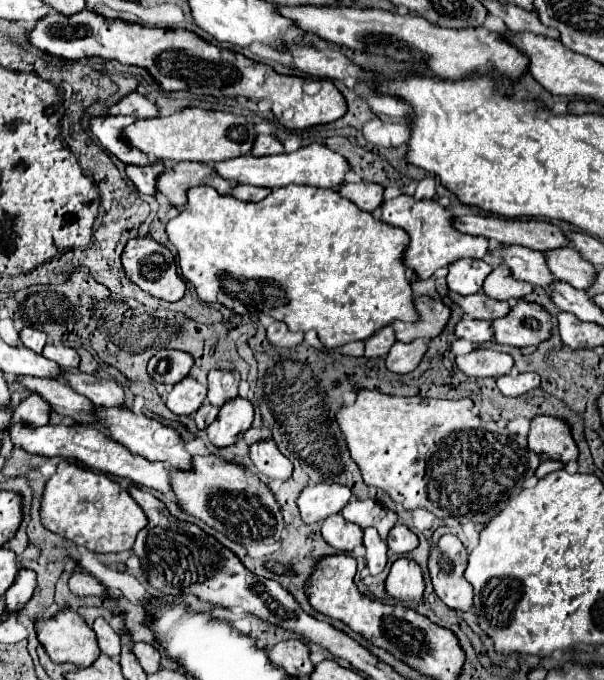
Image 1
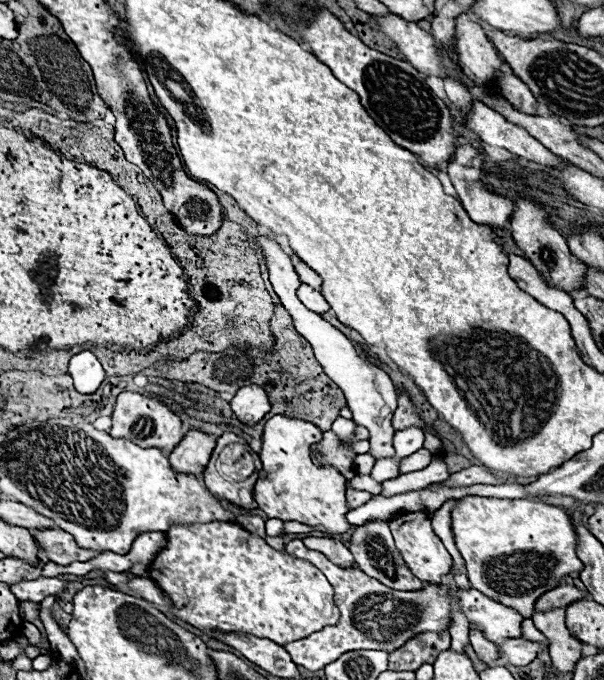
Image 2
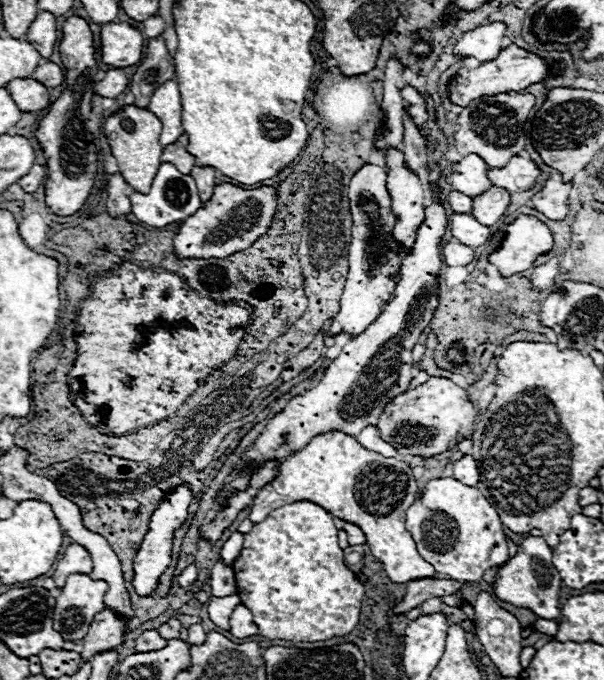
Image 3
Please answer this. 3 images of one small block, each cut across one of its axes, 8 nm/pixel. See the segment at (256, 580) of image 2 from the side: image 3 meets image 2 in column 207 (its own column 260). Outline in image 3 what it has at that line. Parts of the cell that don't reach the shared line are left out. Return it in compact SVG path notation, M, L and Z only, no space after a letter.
M292 502L270 512L252 532L244 534L244 548L234 560L236 586L242 604L252 612L254 624L266 638L318 642L338 634L348 634L358 624L360 602L364 598L364 584L344 564L342 548L338 546L338 530L334 516L314 502Z

